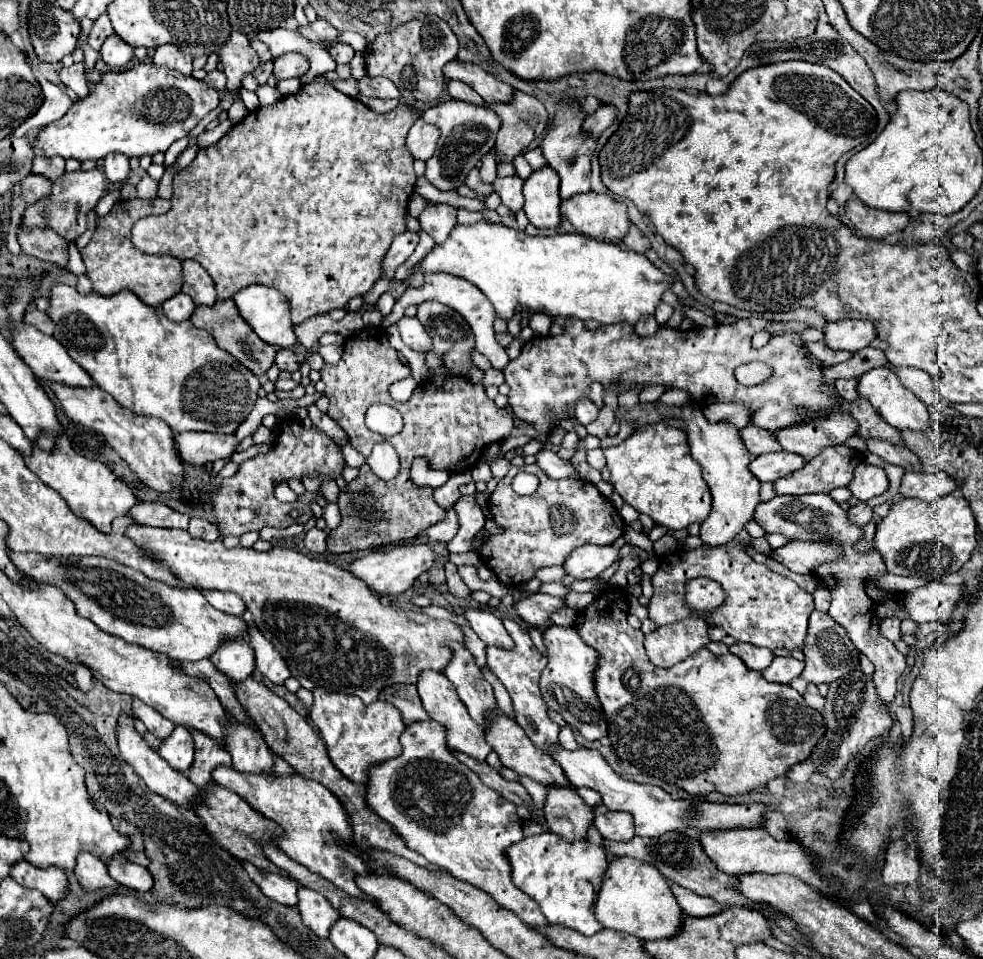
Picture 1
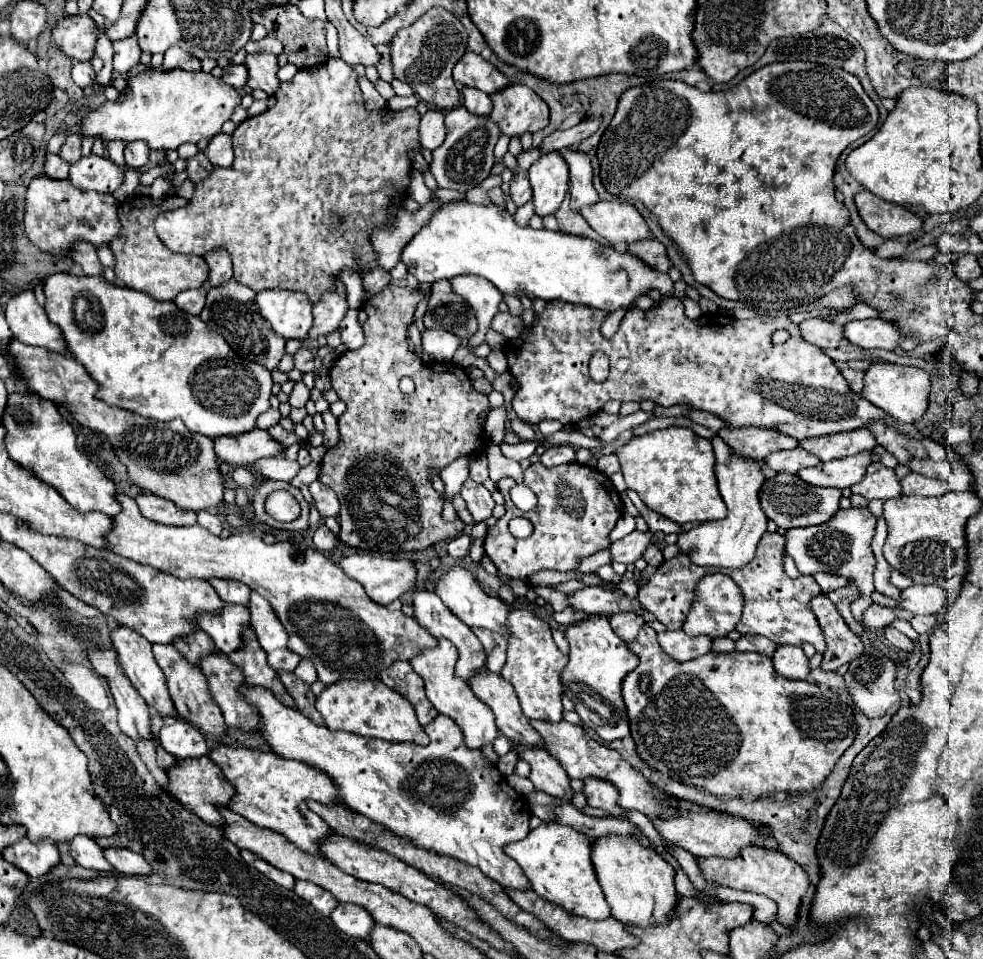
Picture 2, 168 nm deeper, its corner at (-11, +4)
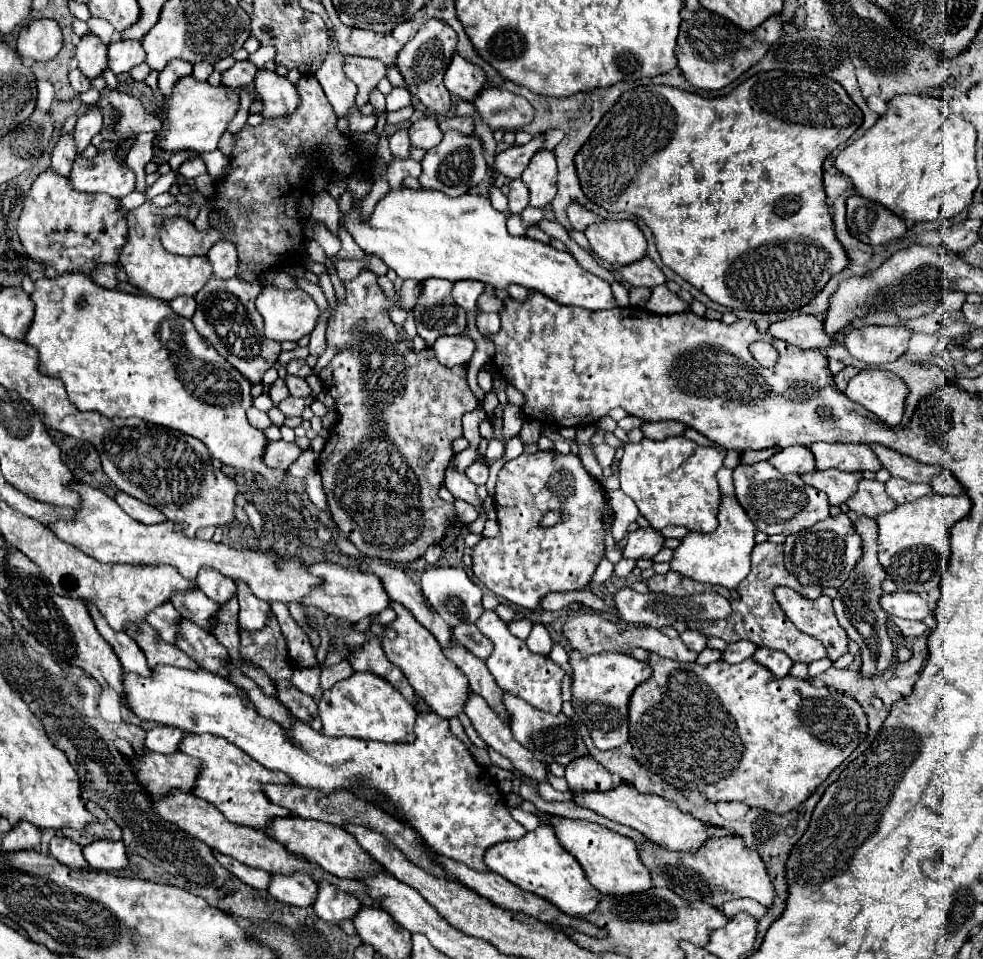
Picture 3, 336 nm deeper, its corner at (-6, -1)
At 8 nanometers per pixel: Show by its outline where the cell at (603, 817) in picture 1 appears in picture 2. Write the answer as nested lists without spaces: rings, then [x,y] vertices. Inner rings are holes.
[[[586,777],[584,779],[584,795],[588,799],[590,807],[600,807],[608,811],[612,817],[620,817],[624,813],[622,807],[618,807],[618,789],[606,779],[596,779],[596,777]]]

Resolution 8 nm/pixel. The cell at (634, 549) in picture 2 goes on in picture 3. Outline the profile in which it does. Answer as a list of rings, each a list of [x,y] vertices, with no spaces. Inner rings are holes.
[[[639,528],[635,532],[629,532],[627,546],[623,550],[623,558],[653,558],[663,548],[663,536],[661,532],[653,528]]]

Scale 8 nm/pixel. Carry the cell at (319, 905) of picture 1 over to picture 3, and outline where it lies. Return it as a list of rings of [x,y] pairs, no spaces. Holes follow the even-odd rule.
[[[275,874],[271,878],[269,894],[285,904],[307,908],[307,906],[313,906],[315,902],[317,884],[313,884],[311,878],[303,874],[291,874],[291,876]]]

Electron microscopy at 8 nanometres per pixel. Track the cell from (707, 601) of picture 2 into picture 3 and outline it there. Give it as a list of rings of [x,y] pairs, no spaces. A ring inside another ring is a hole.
[[[685,630],[679,634],[679,638],[683,640],[683,644],[689,650],[695,650],[695,652],[705,650],[705,646],[707,646],[707,636],[703,636],[703,632],[699,632],[699,630]]]

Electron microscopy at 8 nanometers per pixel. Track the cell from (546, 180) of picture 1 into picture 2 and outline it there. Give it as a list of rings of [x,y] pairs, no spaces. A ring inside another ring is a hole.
[[[552,151],[542,155],[528,171],[534,189],[536,215],[546,217],[558,211],[568,191],[568,165],[560,153]]]

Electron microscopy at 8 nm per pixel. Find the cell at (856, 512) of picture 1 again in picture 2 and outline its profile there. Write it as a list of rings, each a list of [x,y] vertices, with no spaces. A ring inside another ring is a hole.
[[[838,509],[830,521],[814,527],[800,527],[800,529],[788,529],[786,531],[786,551],[796,561],[796,567],[802,575],[814,575],[814,573],[834,573],[846,577],[850,583],[854,583],[860,591],[860,599],[852,603],[852,613],[856,621],[860,621],[862,611],[872,603],[870,595],[874,593],[872,575],[876,569],[876,559],[872,553],[872,537],[876,533],[876,517],[870,513],[870,509]]]

